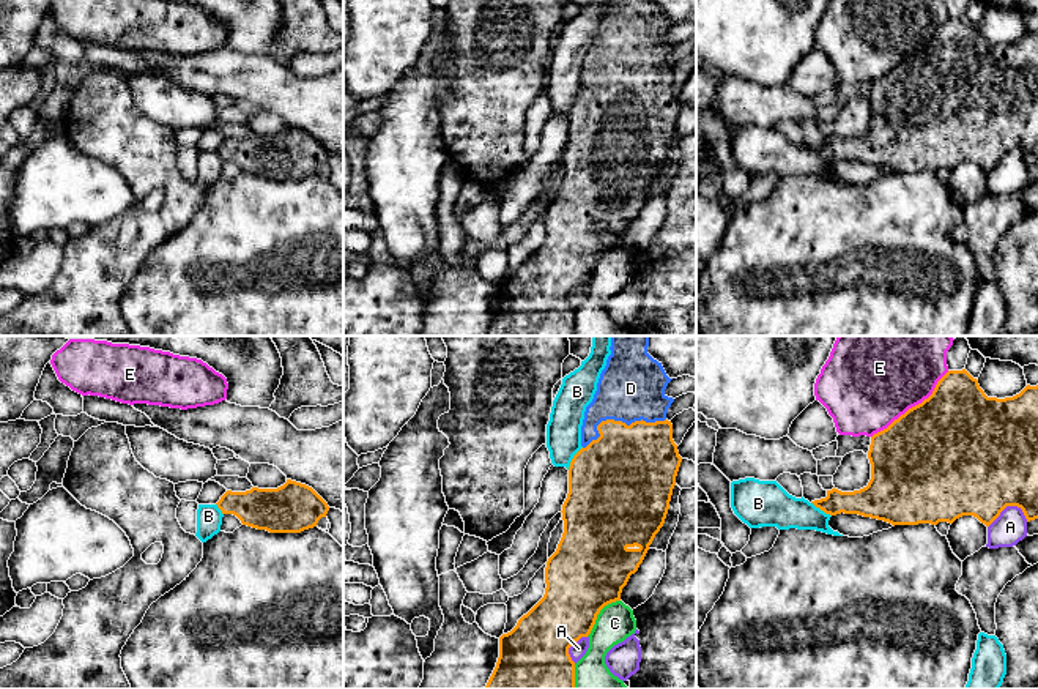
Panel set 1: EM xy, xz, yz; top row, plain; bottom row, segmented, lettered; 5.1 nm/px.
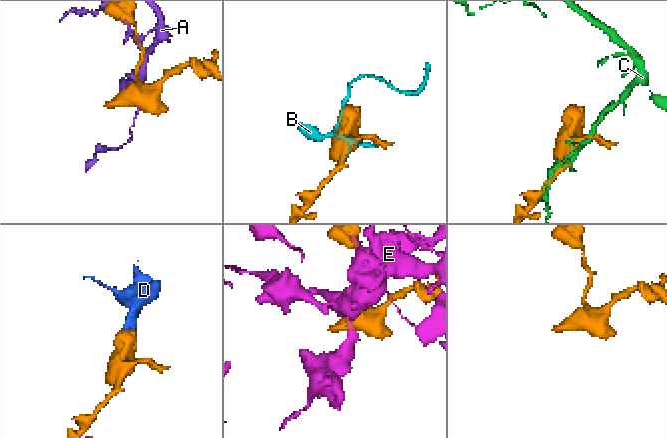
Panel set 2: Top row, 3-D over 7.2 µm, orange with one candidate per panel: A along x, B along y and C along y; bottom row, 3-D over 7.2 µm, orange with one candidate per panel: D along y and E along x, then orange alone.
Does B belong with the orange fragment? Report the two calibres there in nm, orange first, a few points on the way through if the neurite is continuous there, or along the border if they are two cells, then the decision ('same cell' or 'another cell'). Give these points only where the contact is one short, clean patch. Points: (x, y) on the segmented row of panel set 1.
calibres 480 and 180 nm; border xz (582, 446), (567, 469); another cell

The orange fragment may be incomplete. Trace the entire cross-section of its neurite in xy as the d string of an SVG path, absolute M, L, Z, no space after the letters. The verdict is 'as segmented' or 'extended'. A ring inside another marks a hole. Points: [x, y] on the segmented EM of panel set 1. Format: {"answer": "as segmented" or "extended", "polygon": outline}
{"answer": "as segmented", "polygon": "M287 479L277 489L252 487L246 492L227 490L216 503L222 514L236 516L243 525L266 530L269 533L301 533L317 527L321 517L326 517L328 503L309 486Z"}

